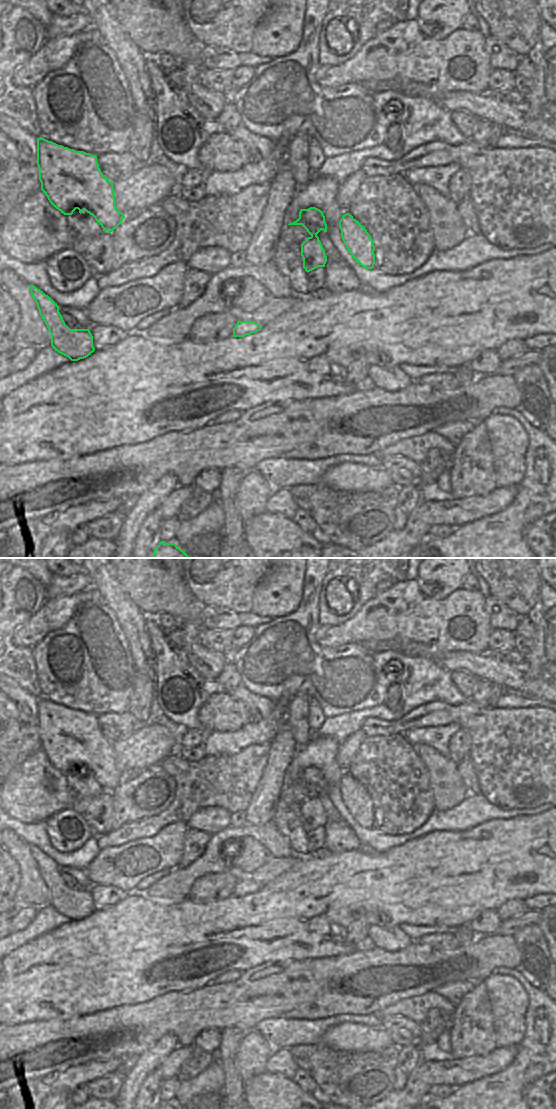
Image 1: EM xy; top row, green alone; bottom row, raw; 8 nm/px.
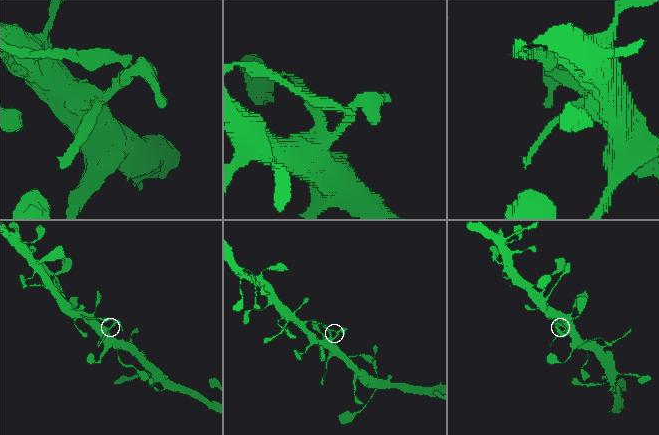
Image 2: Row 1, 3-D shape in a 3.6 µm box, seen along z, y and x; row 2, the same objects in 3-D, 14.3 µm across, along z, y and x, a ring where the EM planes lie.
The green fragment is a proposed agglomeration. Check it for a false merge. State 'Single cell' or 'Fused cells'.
Single cell

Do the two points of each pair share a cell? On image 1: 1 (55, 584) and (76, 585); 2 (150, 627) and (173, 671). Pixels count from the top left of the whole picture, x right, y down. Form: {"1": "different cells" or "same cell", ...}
{"1": "same cell", "2": "same cell"}

